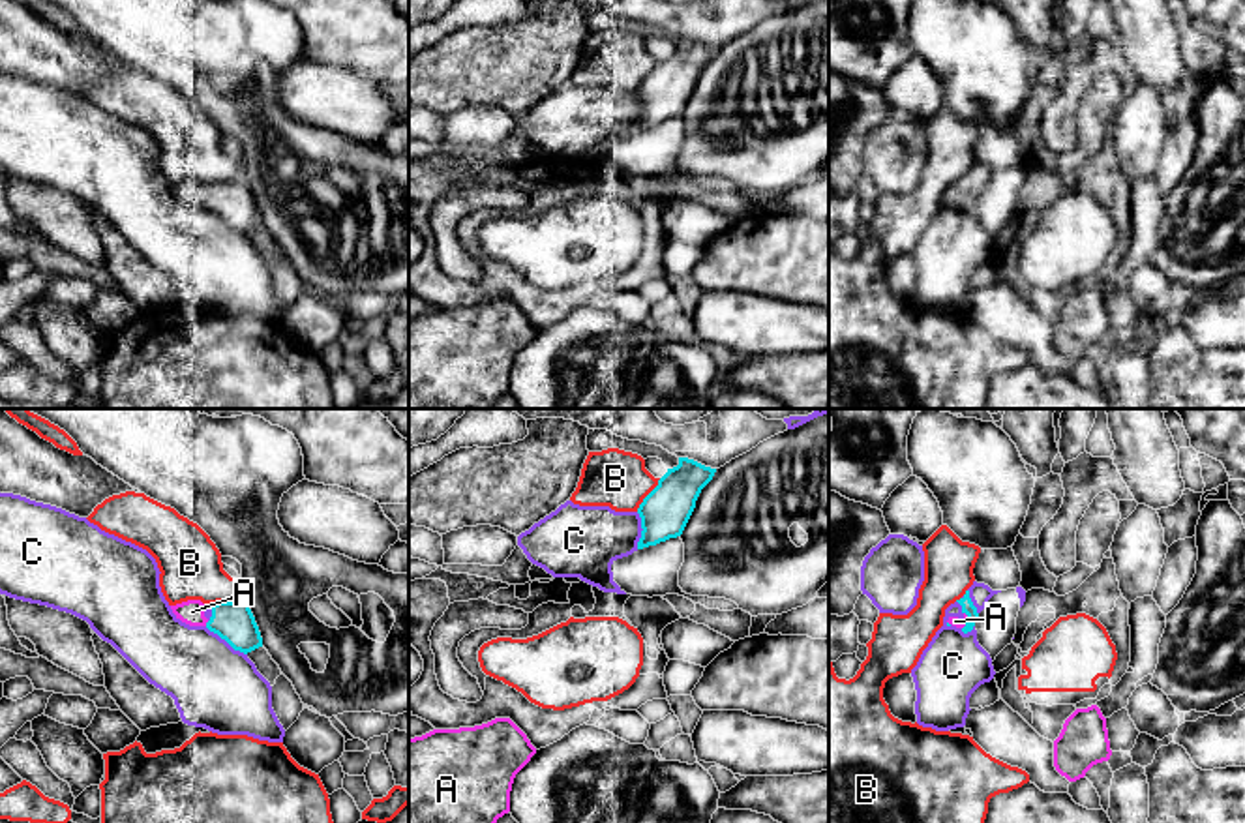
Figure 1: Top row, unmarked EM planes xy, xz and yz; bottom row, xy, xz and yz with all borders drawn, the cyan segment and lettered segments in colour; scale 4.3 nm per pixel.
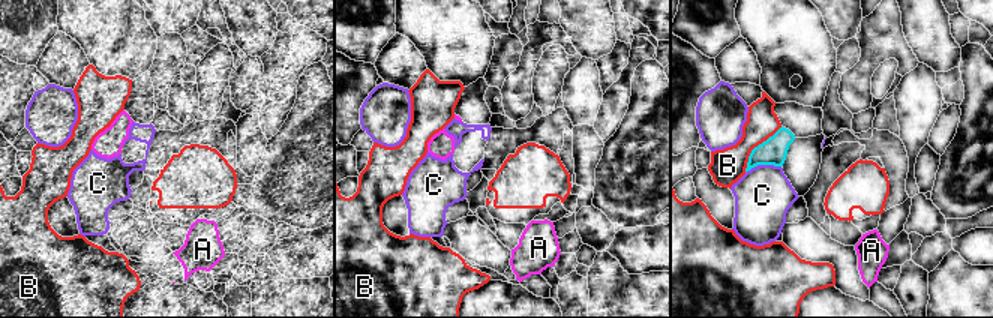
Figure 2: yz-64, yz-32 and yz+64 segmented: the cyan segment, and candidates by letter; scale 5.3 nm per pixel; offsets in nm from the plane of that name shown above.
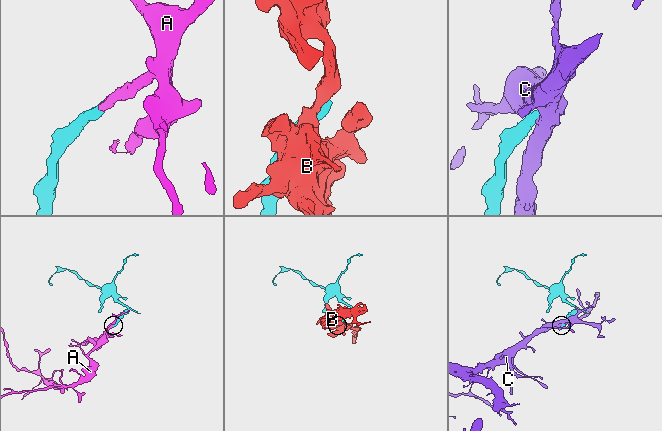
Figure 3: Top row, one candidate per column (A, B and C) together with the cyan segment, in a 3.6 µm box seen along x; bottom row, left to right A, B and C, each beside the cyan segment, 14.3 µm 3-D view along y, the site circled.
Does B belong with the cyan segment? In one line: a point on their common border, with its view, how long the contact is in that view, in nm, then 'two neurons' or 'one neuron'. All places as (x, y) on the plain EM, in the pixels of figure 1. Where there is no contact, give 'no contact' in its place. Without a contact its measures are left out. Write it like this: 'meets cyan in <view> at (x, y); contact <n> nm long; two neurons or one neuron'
meets cyan in xy at (225, 182); contact 150 nm long; two neurons

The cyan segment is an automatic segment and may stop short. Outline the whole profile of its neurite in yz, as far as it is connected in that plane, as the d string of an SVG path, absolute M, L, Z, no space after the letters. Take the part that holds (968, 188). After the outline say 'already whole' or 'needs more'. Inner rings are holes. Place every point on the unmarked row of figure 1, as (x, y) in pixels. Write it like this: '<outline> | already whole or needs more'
M966 171L966 174L956 180L960 186L962 186L962 193L964 197L958 199L958 197L949 197L949 204L960 208L964 214L971 212L977 199L979 199L979 193L977 193L977 187L973 186L971 178L969 178L969 171Z | needs more

